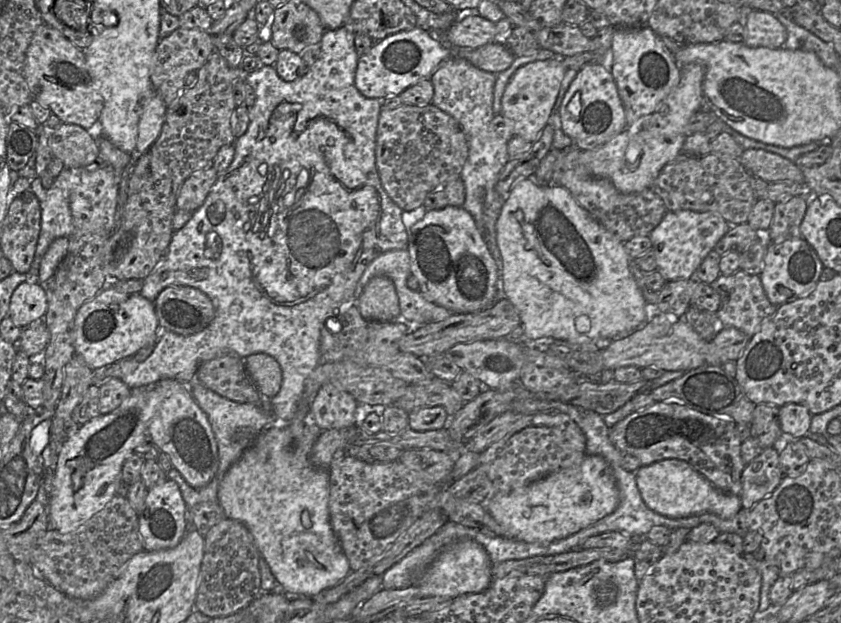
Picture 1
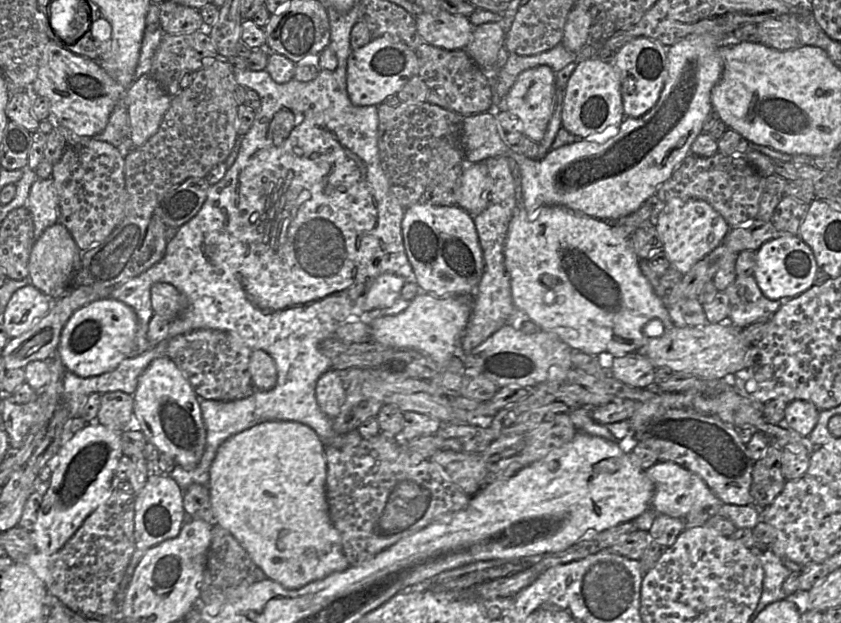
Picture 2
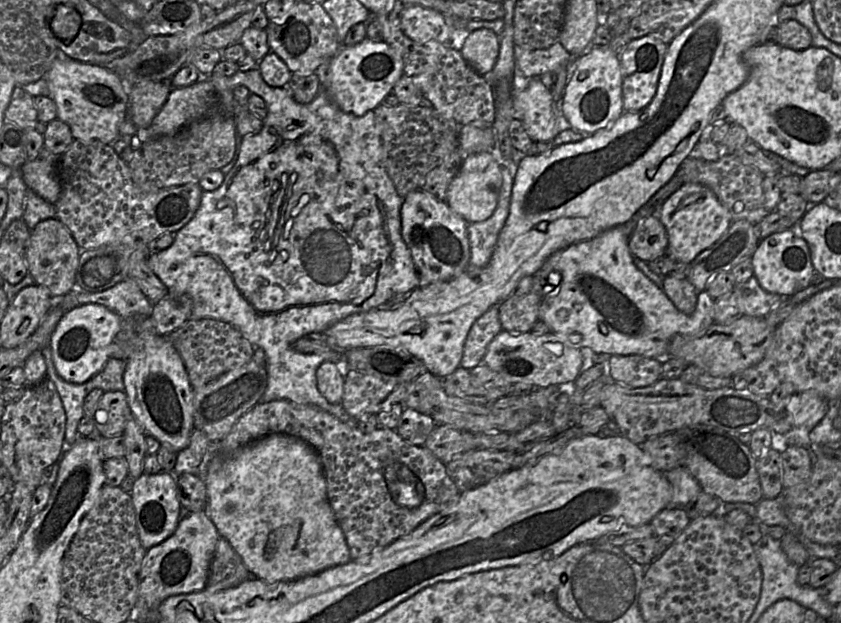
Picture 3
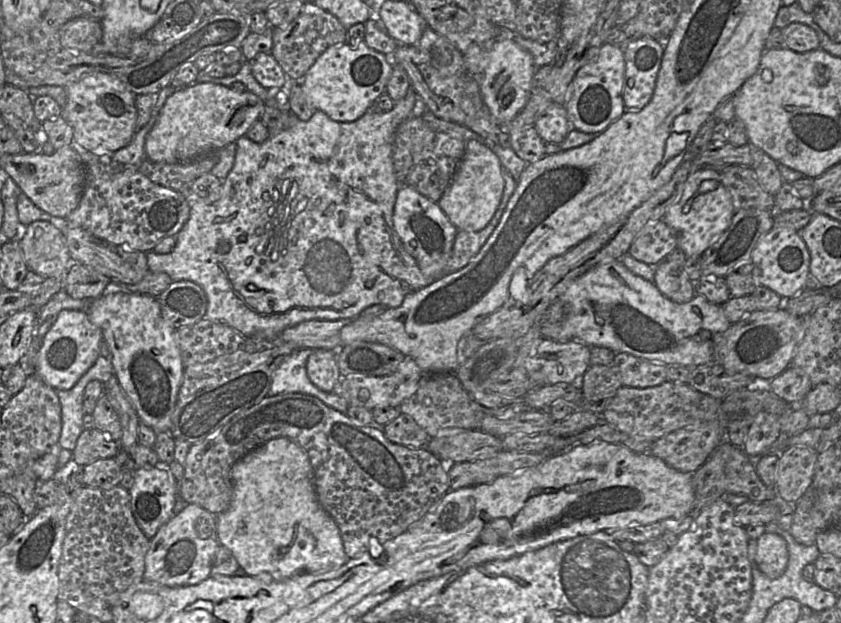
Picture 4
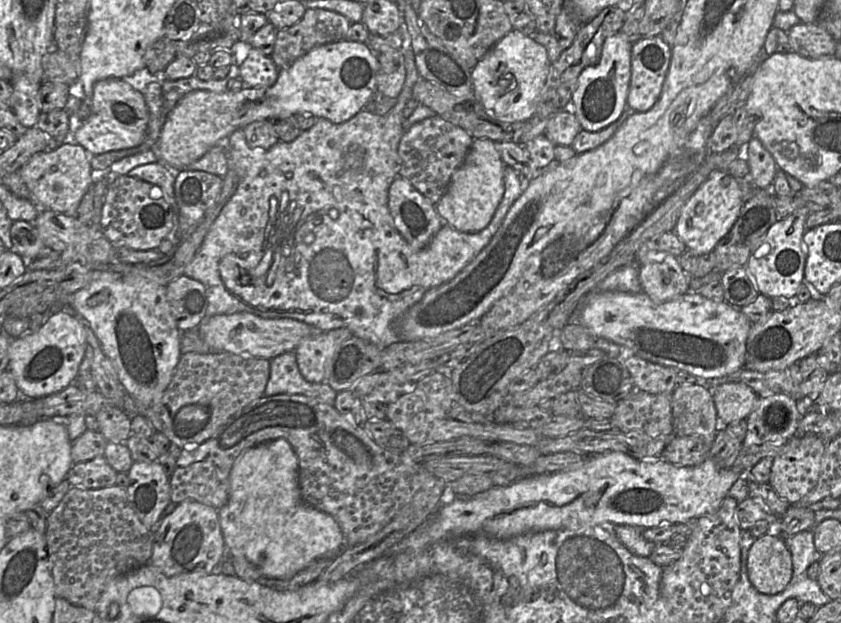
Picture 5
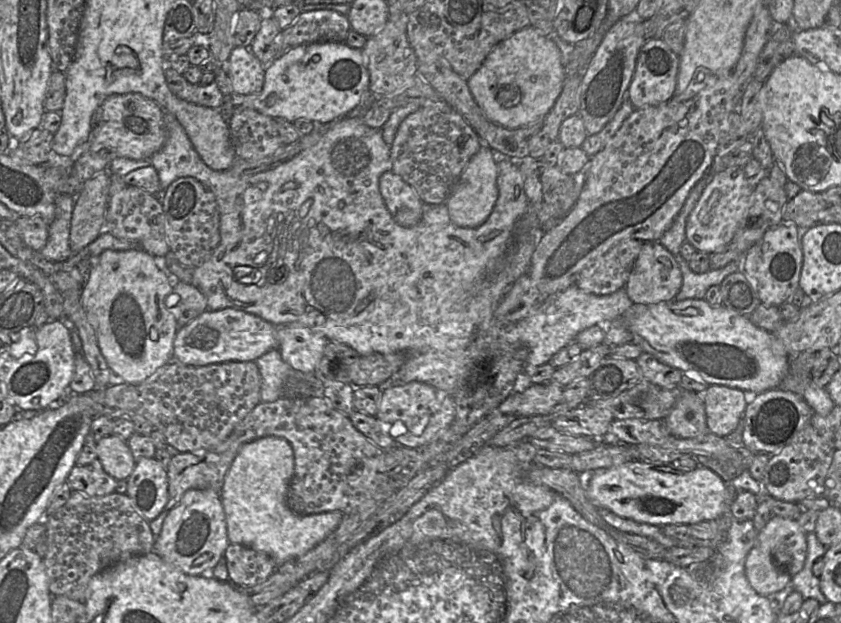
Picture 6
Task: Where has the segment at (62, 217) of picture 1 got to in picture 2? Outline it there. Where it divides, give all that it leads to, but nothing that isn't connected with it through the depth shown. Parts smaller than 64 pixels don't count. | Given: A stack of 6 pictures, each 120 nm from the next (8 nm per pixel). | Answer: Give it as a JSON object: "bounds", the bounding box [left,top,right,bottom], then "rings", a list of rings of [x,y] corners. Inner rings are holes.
{"bounds":[26,178,59,240],"rings":[[[51,178],[34,181],[26,207],[33,218],[34,238],[38,240],[46,228],[59,222],[59,198]]]}

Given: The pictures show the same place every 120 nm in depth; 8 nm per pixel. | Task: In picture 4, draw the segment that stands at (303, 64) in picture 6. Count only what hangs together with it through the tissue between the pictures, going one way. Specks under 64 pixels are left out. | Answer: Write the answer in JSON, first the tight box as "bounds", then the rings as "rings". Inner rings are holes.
{"bounds":[145,40,393,163],"rings":[[[364,40],[355,44],[335,44],[325,50],[301,79],[307,103],[337,122],[352,122],[368,111],[370,105],[385,92],[393,63],[369,48]],[[191,83],[173,93],[165,102],[145,140],[147,159],[161,163],[192,161],[235,142],[263,113],[265,103],[254,93],[241,93],[214,83]]]}

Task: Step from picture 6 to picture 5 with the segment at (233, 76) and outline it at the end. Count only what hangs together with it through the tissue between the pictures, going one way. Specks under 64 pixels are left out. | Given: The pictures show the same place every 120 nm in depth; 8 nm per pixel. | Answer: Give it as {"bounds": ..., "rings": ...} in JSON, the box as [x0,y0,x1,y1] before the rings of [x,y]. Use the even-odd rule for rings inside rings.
{"bounds":[239,48,279,88],"rings":[[[256,48],[249,51],[247,58],[239,66],[239,79],[244,87],[268,88],[276,82],[278,73],[279,69],[270,56]]]}

